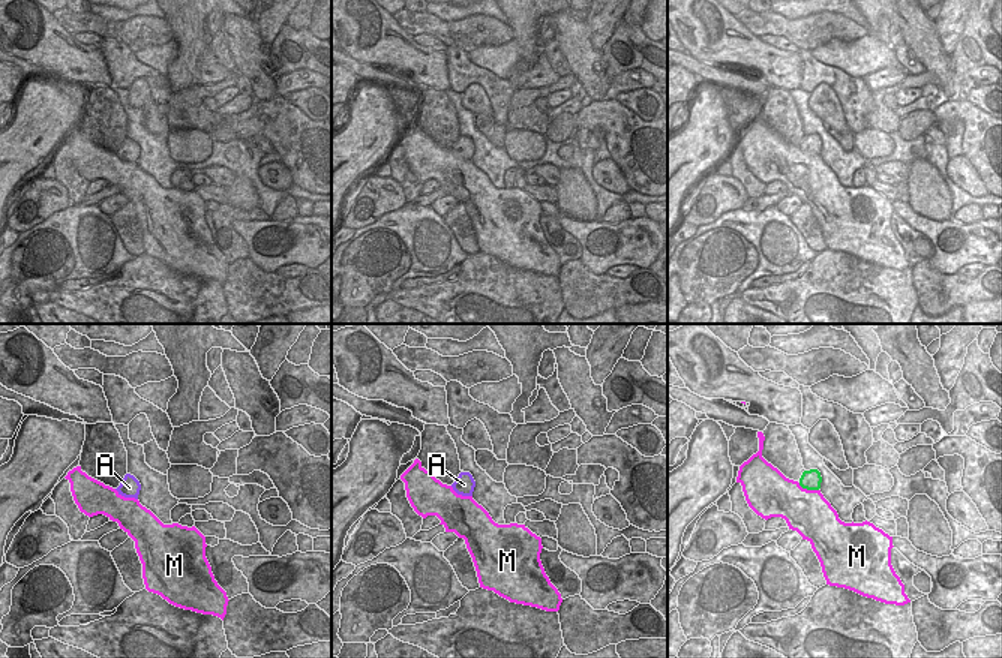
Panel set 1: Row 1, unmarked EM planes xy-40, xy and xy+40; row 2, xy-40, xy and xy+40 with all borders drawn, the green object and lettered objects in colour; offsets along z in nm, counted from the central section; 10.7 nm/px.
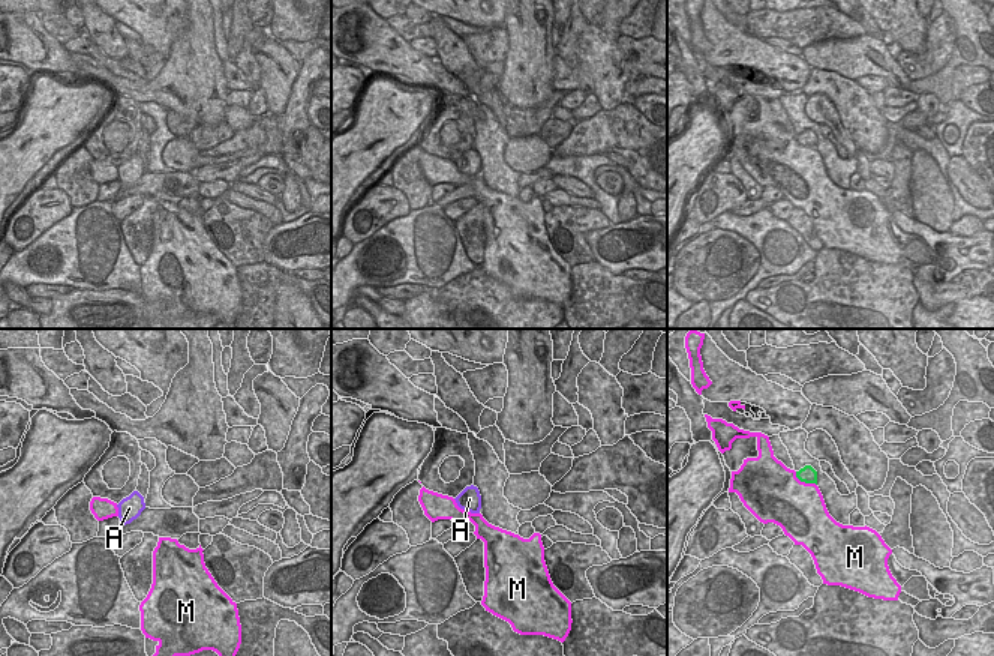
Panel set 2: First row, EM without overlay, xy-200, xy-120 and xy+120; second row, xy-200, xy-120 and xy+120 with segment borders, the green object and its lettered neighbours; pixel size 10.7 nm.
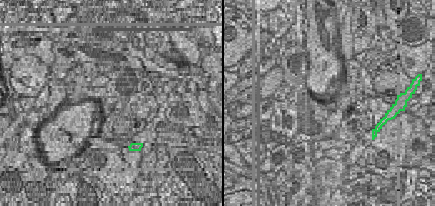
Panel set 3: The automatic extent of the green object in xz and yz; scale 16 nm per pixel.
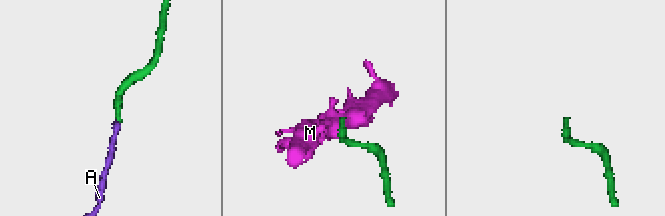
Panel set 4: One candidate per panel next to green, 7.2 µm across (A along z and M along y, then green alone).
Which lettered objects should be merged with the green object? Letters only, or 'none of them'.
A

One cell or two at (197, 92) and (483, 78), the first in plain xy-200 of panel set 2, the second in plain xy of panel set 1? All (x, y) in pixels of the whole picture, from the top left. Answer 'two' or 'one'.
two

